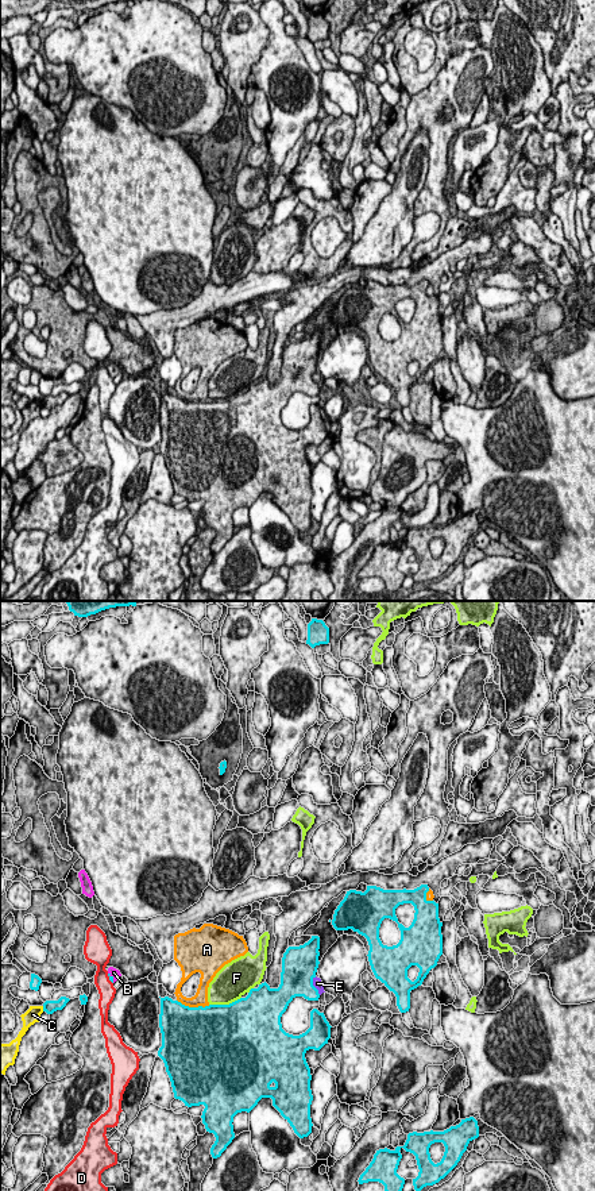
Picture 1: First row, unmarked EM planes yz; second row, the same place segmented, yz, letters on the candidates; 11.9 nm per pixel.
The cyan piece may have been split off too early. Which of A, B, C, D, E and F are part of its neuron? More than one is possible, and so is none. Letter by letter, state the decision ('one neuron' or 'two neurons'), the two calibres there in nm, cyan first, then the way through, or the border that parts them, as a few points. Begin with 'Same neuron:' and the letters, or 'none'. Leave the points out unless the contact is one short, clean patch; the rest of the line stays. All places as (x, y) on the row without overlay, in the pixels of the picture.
Same neuron: B
A: two neurons | 500/160 nm
B: one neuron | 60/100 nm | across yz (111, 373), (112, 373), (114, 367)
C: two neurons | 160/180 nm
D: two neurons | 60/200 nm
E: two neurons | 380/120 nm
F: two neurons | 500/400 nm

